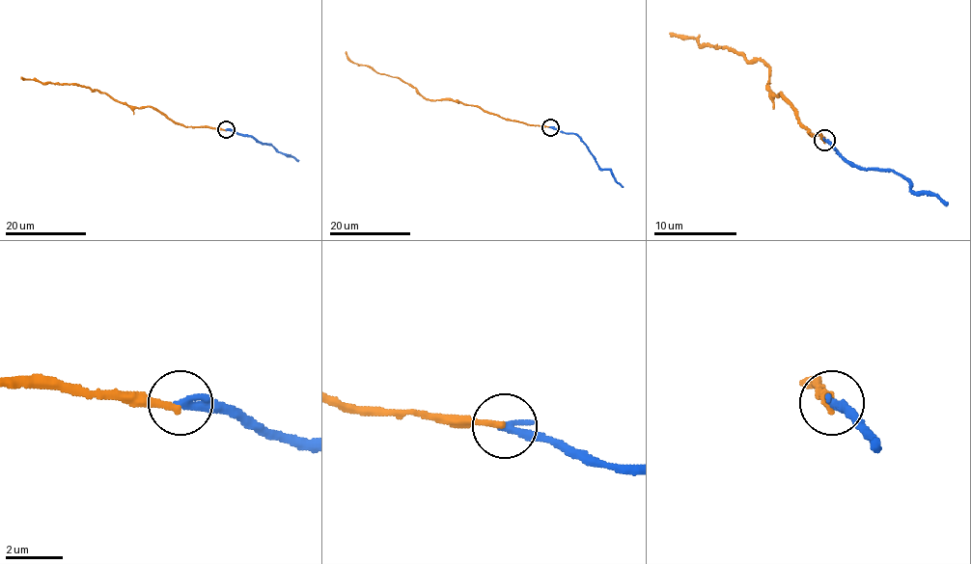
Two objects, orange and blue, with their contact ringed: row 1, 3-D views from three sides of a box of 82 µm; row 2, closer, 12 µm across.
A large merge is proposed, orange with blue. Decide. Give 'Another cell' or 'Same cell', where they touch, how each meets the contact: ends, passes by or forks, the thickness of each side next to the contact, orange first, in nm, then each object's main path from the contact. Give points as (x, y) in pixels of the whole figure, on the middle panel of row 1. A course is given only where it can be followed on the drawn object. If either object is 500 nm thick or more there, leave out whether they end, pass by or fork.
Same cell. Place: (550, 127). At the ring orange ends. At the ring blue ends. Thickness 240 nm (orange) against 340 nm. Course of orange: (550, 127), (508, 120), (452, 100), (425, 98), (398, 77), (354, 64), (346, 51). Course of blue: (550, 127), (575, 133), (601, 169), (607, 169), (623, 187)

